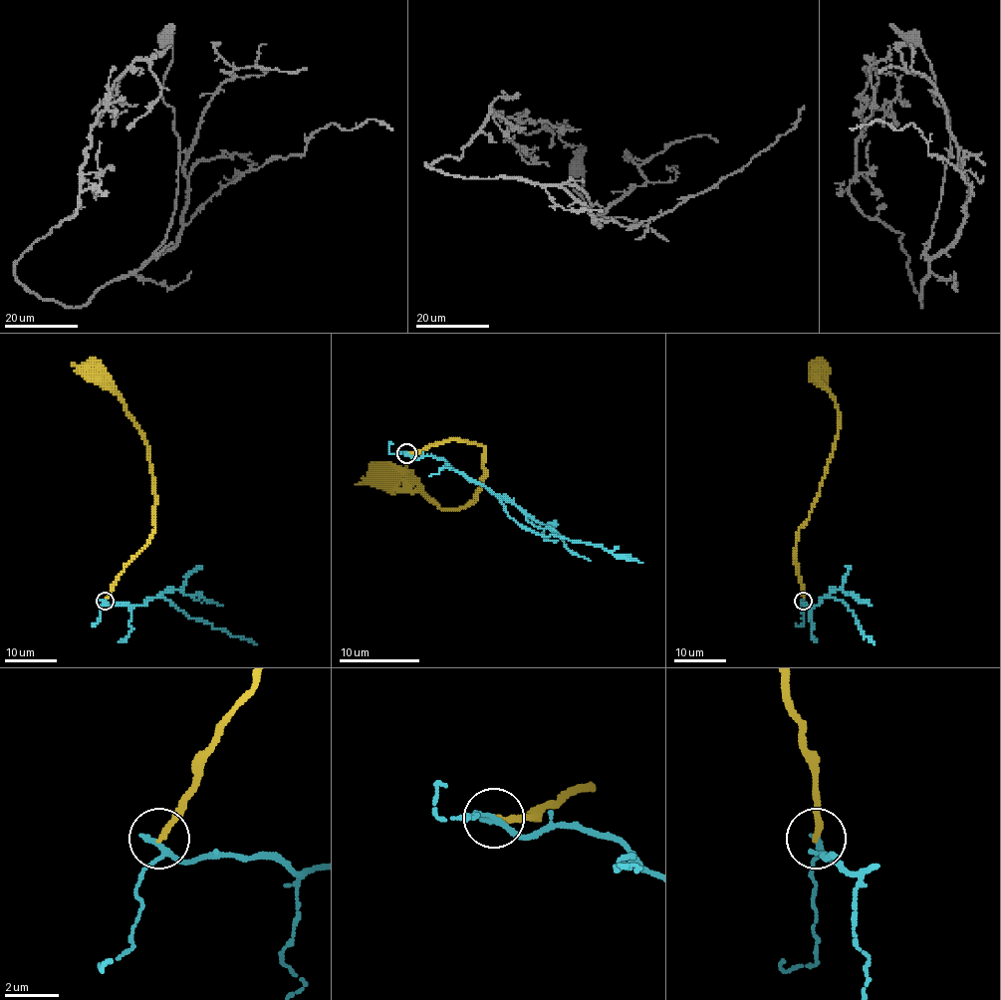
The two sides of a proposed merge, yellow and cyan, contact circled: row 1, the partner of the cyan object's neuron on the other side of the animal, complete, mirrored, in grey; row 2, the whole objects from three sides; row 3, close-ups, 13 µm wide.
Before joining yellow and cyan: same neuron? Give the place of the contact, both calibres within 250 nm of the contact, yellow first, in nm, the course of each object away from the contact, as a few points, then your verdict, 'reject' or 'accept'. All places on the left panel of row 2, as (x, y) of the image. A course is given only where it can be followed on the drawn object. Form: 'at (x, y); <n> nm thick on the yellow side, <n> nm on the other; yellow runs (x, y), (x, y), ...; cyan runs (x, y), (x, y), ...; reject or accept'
at (105, 601); 240 nm thick on the yellow side, 180 nm on the other; yellow runs (105, 601), (111, 585), (151, 534), (155, 498), (142, 432), (113, 390), (89, 378), (84, 374), (87, 372); cyan runs (105, 601), (109, 605), (126, 604), (134, 608), (162, 596), (186, 615), (257, 643); reject

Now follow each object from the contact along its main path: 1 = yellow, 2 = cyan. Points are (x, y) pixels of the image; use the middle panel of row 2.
1: (407, 454), (439, 441), (479, 443), (481, 486), (465, 506), (441, 508), (378, 476)
2: (407, 454), (413, 458), (441, 458), (495, 496), (506, 512), (534, 532), (601, 544), (615, 555), (642, 563)

